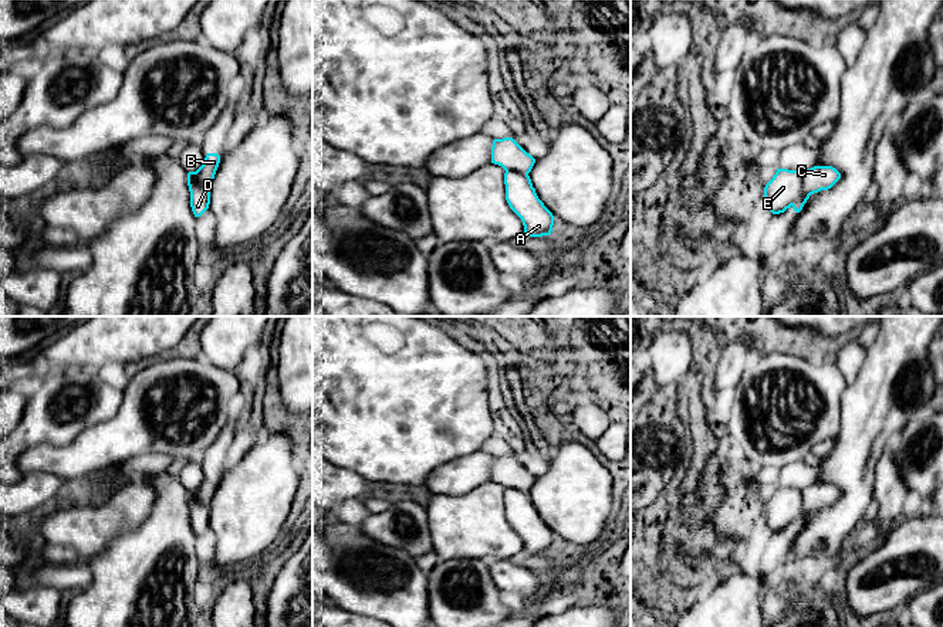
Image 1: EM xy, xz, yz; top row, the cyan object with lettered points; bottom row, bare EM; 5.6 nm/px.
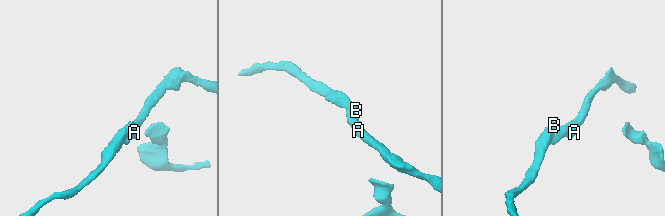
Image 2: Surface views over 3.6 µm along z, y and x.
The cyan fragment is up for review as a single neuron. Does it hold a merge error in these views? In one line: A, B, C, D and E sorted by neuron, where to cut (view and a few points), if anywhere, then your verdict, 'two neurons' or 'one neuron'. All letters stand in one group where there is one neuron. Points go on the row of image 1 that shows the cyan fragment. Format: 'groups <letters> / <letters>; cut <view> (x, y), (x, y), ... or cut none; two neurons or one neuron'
groups A C D / B E; cut yz (803, 172), (803, 190), (793, 206); two neurons

